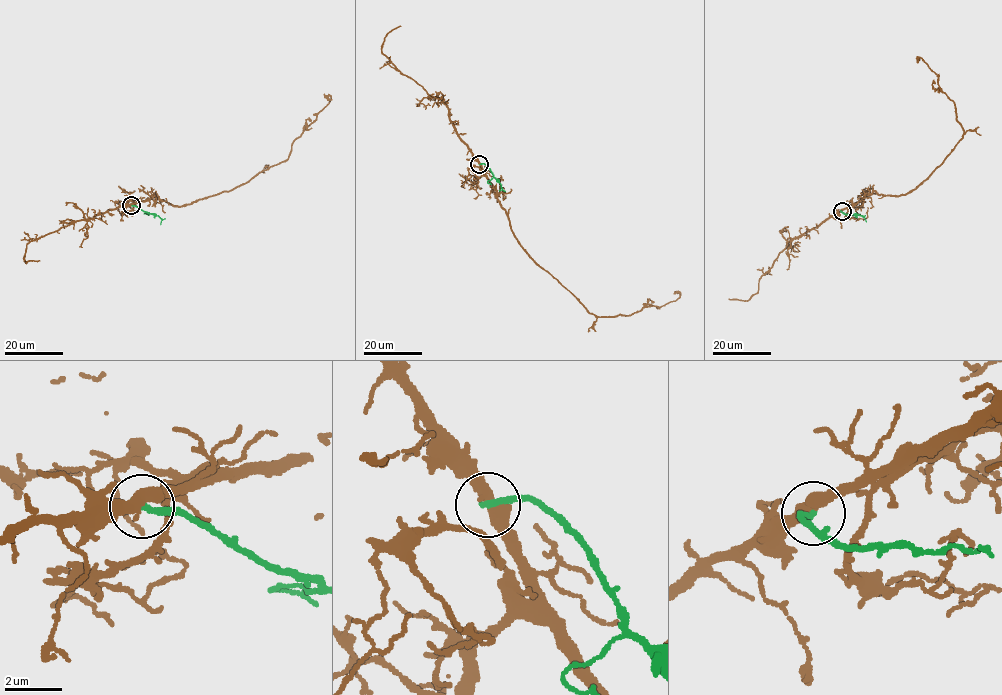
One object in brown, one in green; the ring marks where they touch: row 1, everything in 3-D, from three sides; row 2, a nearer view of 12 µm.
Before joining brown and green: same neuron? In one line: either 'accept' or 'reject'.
reject

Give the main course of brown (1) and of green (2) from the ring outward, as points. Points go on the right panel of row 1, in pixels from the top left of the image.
1: (842, 210), (873, 191), (892, 196), (911, 192), (962, 137), (953, 102), (939, 87), (937, 76), (918, 61)
2: (842, 210), (845, 214), (863, 216), (866, 221)

